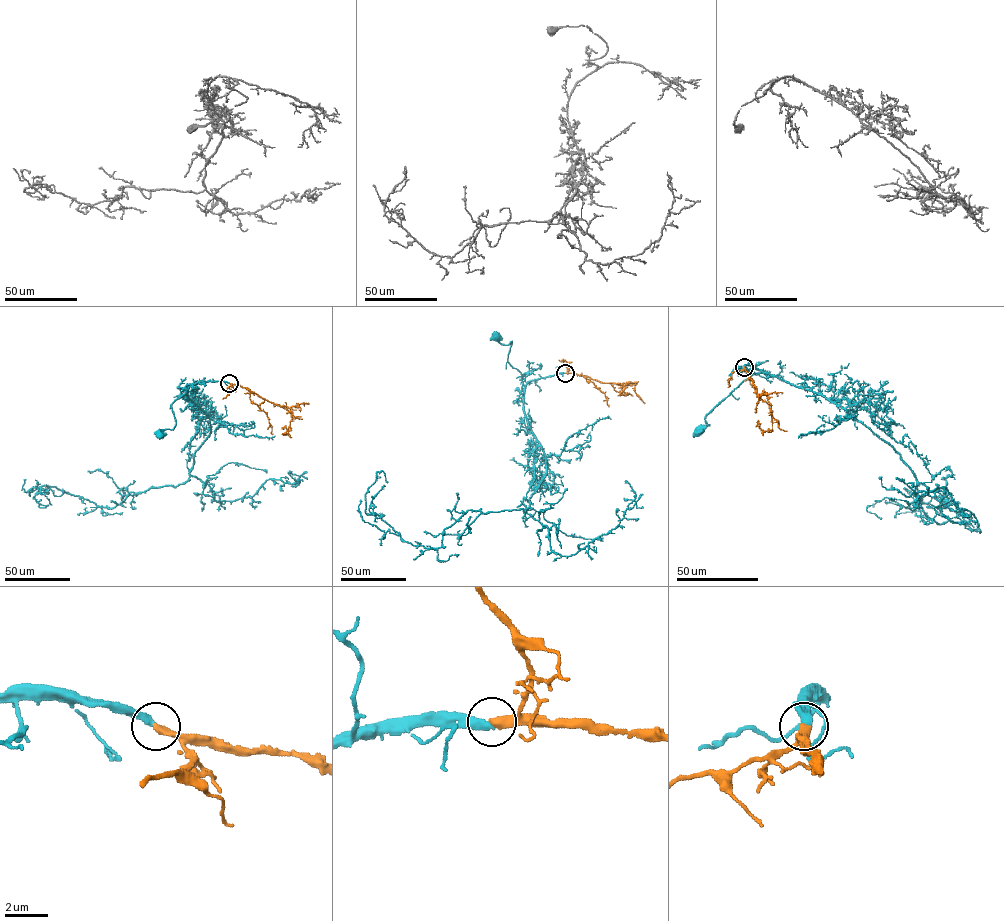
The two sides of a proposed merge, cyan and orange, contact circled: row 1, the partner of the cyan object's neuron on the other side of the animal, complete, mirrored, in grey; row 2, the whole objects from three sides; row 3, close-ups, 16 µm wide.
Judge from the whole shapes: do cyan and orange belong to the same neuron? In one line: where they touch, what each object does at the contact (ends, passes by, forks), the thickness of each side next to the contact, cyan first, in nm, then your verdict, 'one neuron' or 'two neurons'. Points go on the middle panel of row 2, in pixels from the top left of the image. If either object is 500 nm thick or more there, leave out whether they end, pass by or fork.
(565, 373) | cyan ends | orange ends | 380/380 nm | one neuron

